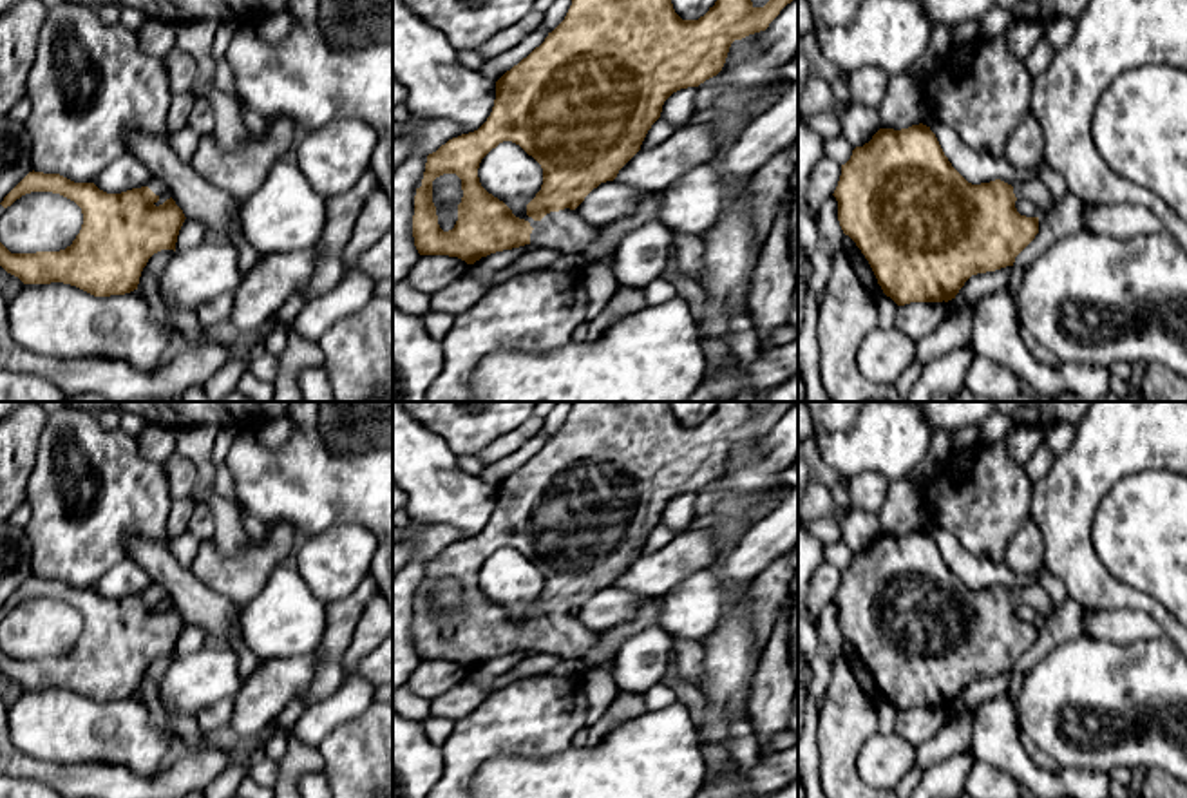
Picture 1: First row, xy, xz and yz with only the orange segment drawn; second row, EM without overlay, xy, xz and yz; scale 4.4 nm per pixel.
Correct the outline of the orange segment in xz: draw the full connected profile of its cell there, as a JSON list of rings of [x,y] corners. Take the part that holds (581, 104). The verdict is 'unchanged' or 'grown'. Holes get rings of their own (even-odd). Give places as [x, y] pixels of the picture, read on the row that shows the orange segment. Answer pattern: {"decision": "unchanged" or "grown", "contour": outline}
{"decision": "grown", "contour": [[[572,0],[565,20],[527,58],[496,81],[496,100],[487,121],[474,132],[449,139],[427,156],[422,186],[414,195],[413,237],[420,255],[449,255],[474,264],[496,252],[519,248],[552,248],[563,255],[584,255],[599,233],[599,226],[584,223],[575,208],[601,183],[613,181],[619,170],[641,150],[641,145],[660,118],[664,101],[677,90],[698,87],[717,76],[735,40],[765,31],[780,11],[793,0],[769,0],[755,7],[751,0],[717,0],[698,20],[682,20],[671,0]],[[503,141],[519,145],[543,168],[543,185],[527,204],[527,215],[537,224],[519,219],[512,210],[489,194],[478,177],[481,159]],[[443,174],[461,179],[463,197],[458,204],[458,221],[443,232],[432,203],[432,181]]]}

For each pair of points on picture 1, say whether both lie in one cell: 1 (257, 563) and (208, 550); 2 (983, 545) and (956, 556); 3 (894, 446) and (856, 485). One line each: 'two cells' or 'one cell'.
1: one cell
2: two cells
3: two cells

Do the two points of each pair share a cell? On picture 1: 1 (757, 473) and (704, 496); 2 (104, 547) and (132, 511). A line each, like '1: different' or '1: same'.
1: same
2: same

